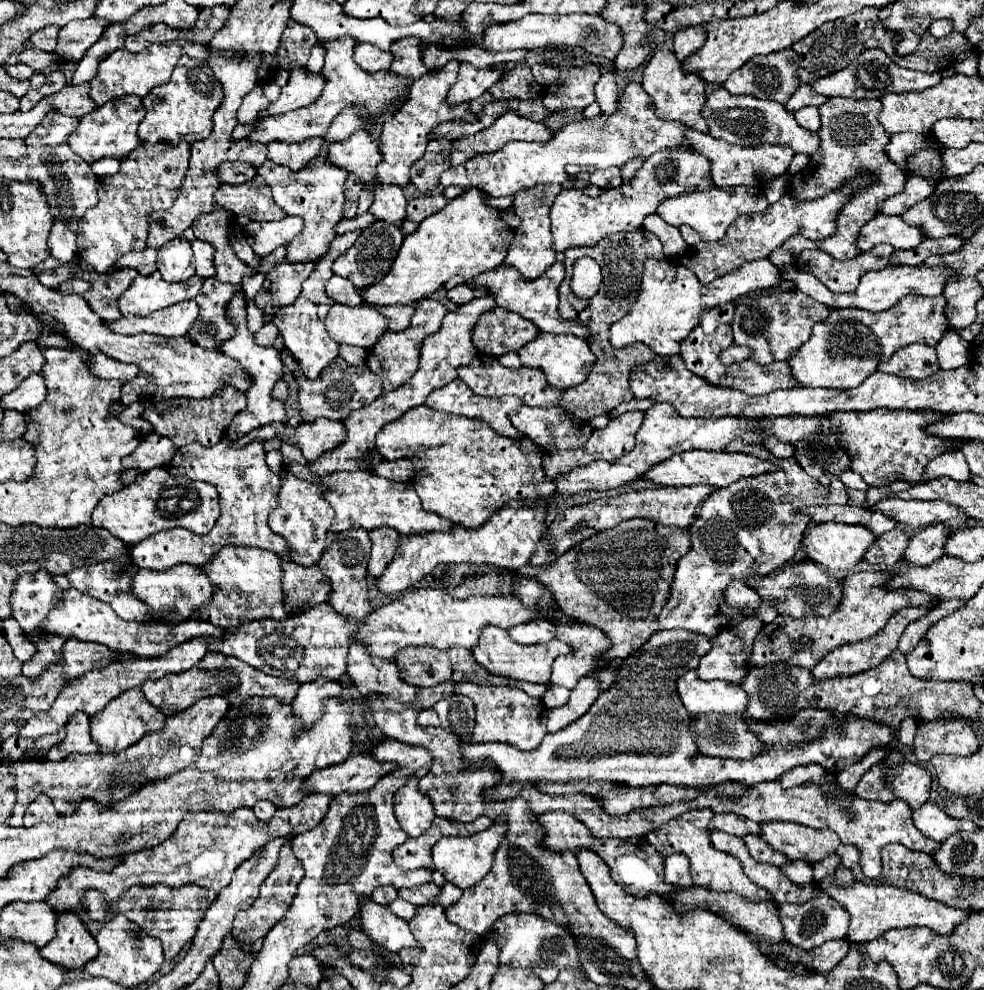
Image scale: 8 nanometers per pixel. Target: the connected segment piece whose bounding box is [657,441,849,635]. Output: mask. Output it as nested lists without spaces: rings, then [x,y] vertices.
[[[733,441],[725,451],[767,459],[777,469],[757,477],[745,477],[707,497],[699,517],[695,517],[691,525],[693,547],[679,559],[669,601],[657,619],[663,629],[689,629],[703,635],[715,635],[721,629],[723,619],[727,625],[735,615],[753,615],[755,611],[741,611],[725,603],[723,591],[727,583],[773,573],[777,567],[791,561],[801,545],[805,527],[811,523],[803,513],[809,505],[847,505],[847,487],[839,479],[825,487],[809,477],[795,459],[777,459],[763,445],[745,445],[745,441]]]

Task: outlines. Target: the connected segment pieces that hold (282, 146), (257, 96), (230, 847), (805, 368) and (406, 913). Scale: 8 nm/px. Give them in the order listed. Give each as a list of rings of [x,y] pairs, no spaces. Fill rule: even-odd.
[[[321,137],[315,139],[307,139],[303,143],[269,143],[267,145],[267,159],[277,163],[277,165],[285,165],[293,171],[299,171],[303,167],[309,165],[309,161],[313,157],[317,157],[319,149],[321,149]]]
[[[261,85],[253,89],[253,93],[245,95],[245,101],[241,103],[241,109],[237,111],[237,121],[239,123],[251,123],[253,119],[259,117],[261,109],[267,107],[267,97],[261,91]]]
[[[313,793],[295,807],[277,809],[269,823],[261,823],[249,807],[237,809],[231,815],[187,813],[179,823],[175,835],[171,835],[167,841],[163,841],[157,847],[129,853],[127,859],[109,873],[85,869],[85,867],[71,870],[69,875],[59,879],[58,886],[47,896],[47,903],[61,915],[65,911],[75,909],[81,903],[83,893],[89,889],[97,889],[99,893],[105,893],[107,901],[117,901],[117,897],[121,897],[133,885],[155,885],[155,883],[165,883],[173,889],[187,883],[195,883],[205,889],[221,891],[223,887],[229,885],[235,869],[265,843],[269,843],[275,837],[299,835],[303,831],[313,829],[325,817],[331,801],[333,797],[329,795]]]
[[[907,295],[895,307],[883,313],[871,313],[857,307],[833,309],[831,315],[813,325],[813,333],[793,357],[789,367],[793,379],[801,387],[825,387],[825,389],[853,389],[861,385],[879,363],[887,361],[891,353],[911,343],[923,343],[935,347],[941,337],[949,331],[945,317],[945,297],[923,297]]]
[[[395,899],[387,907],[389,907],[391,913],[395,913],[399,919],[405,919],[405,921],[409,921],[415,915],[415,905],[411,905],[411,903],[403,901],[403,899]]]

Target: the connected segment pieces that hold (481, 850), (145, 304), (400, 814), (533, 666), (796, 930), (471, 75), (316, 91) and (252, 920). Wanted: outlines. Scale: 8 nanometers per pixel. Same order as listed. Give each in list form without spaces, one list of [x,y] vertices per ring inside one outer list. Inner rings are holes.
[[[497,821],[493,827],[475,833],[473,837],[443,837],[437,841],[437,845],[433,847],[433,863],[435,863],[435,871],[441,871],[445,881],[457,885],[459,889],[467,889],[473,887],[475,883],[479,883],[491,869],[493,865],[493,853],[497,851],[497,845],[501,845],[503,837],[505,837],[505,823]]]
[[[159,271],[147,277],[137,275],[131,281],[129,289],[119,297],[117,305],[123,315],[129,315],[129,313],[149,315],[169,305],[175,305],[187,299],[195,299],[201,285],[203,285],[201,277],[193,277],[183,283],[167,283],[161,279]]]
[[[411,777],[405,787],[395,793],[395,815],[409,837],[417,837],[429,829],[433,805],[429,797],[417,789],[415,777]]]
[[[485,627],[479,639],[479,645],[473,649],[473,657],[479,665],[483,665],[489,673],[501,675],[501,677],[511,677],[519,681],[531,681],[531,683],[543,683],[549,685],[551,677],[551,665],[559,655],[569,655],[573,653],[573,647],[567,645],[565,641],[553,639],[549,643],[539,643],[539,645],[519,645],[515,643],[507,631],[499,627]]]
[[[825,893],[803,905],[781,905],[779,917],[785,927],[787,943],[793,945],[795,949],[805,949],[805,951],[815,949],[829,939],[843,939],[847,933],[847,927],[849,927],[847,911],[841,905],[837,905],[833,899],[825,897]]]
[[[461,63],[457,81],[447,93],[449,105],[461,105],[461,103],[471,103],[473,99],[481,97],[495,81],[499,81],[503,73],[503,63],[497,65],[495,69],[477,69],[471,63]]]
[[[293,69],[289,83],[281,89],[279,99],[275,103],[269,103],[267,111],[263,111],[261,117],[281,115],[285,111],[307,107],[321,95],[323,85],[325,81],[319,73],[307,73],[305,69]]]
[[[287,841],[279,851],[279,861],[277,861],[275,869],[261,885],[261,895],[255,899],[255,903],[247,911],[241,911],[235,915],[233,937],[243,945],[251,945],[251,943],[263,939],[269,933],[269,929],[273,929],[273,925],[285,917],[285,909],[291,905],[293,897],[297,895],[297,885],[301,883],[301,879],[303,879],[301,861],[293,855],[291,841]]]

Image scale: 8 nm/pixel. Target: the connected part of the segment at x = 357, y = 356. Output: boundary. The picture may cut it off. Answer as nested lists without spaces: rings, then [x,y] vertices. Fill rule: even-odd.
[[[341,345],[341,357],[349,365],[361,365],[367,359],[367,351],[361,347],[353,347],[353,345]]]

